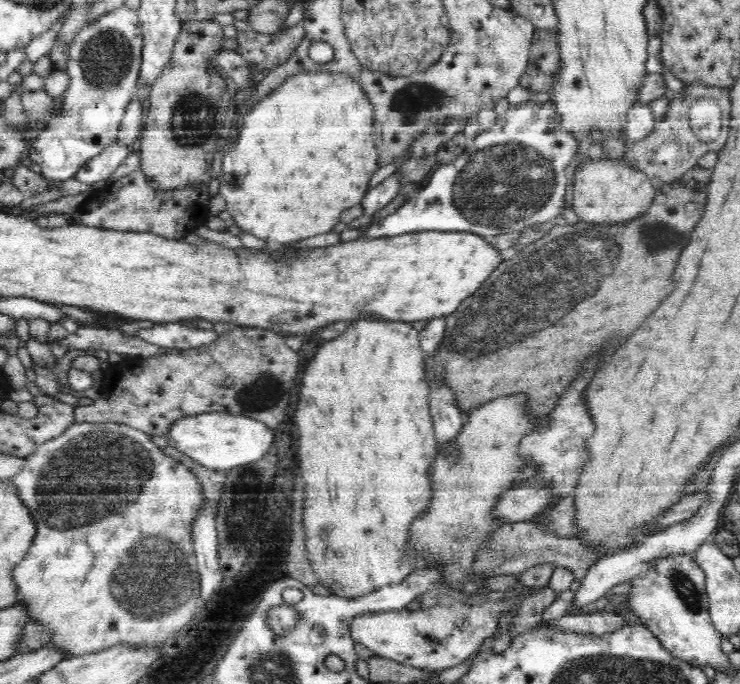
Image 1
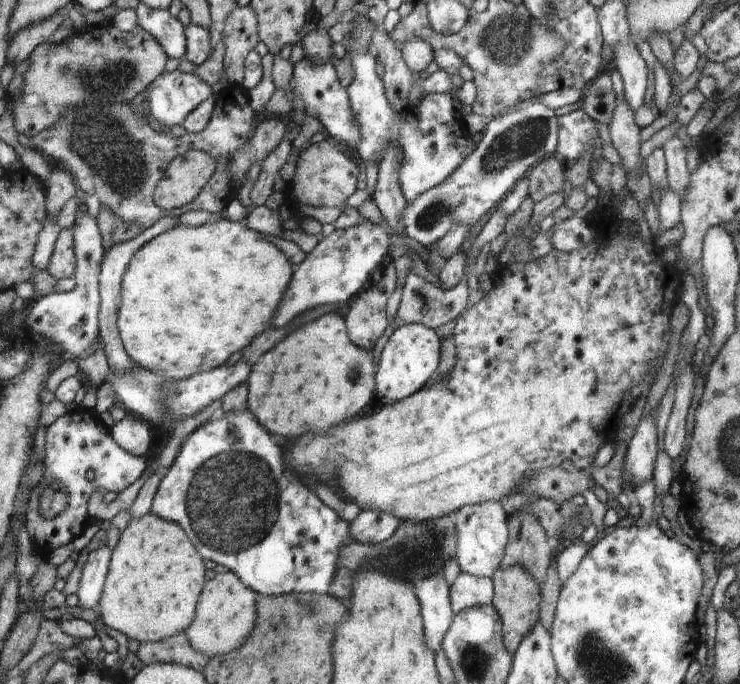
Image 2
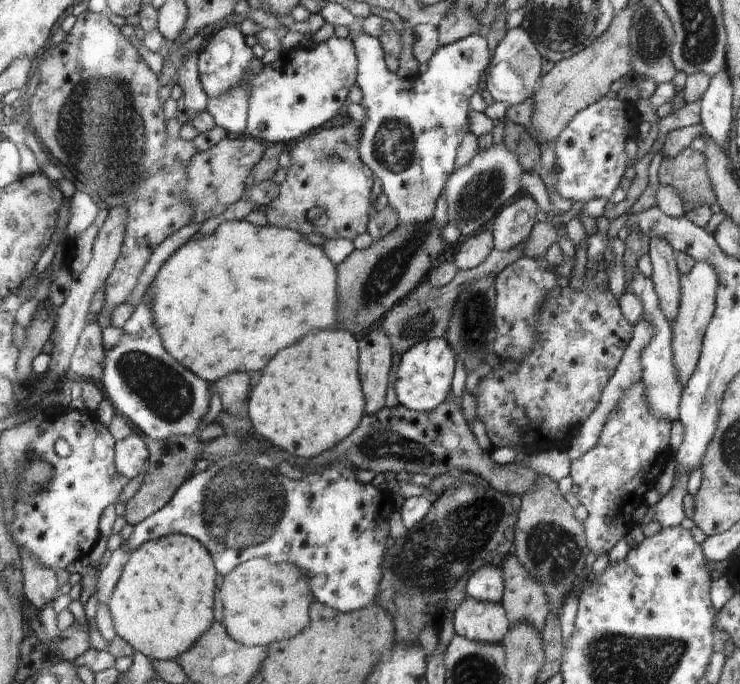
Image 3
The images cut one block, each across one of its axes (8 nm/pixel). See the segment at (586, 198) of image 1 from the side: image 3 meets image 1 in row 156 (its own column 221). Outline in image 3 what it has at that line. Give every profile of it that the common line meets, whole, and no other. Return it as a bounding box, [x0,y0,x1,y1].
[220,558,316,646]

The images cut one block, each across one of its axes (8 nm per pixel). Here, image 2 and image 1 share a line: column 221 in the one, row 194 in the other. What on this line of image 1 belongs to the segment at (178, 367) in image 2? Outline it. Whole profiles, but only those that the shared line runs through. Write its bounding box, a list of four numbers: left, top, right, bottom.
[218,71,380,246]

